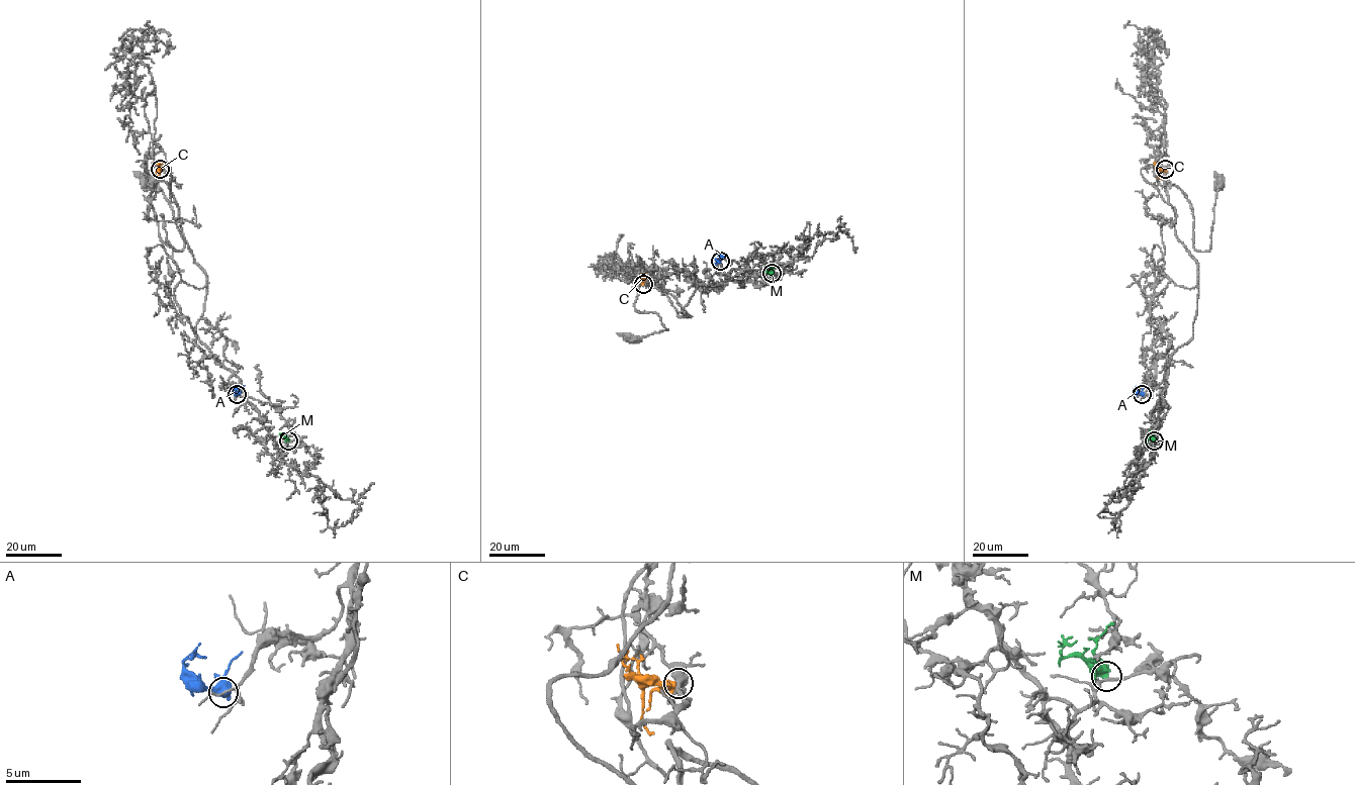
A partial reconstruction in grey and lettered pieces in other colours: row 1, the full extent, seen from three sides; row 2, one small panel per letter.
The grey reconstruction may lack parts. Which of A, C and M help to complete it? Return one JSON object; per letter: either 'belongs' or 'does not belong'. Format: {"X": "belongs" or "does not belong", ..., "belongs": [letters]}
{"A": "does not belong", "C": "does not belong", "M": "does not belong", "belongs": []}

